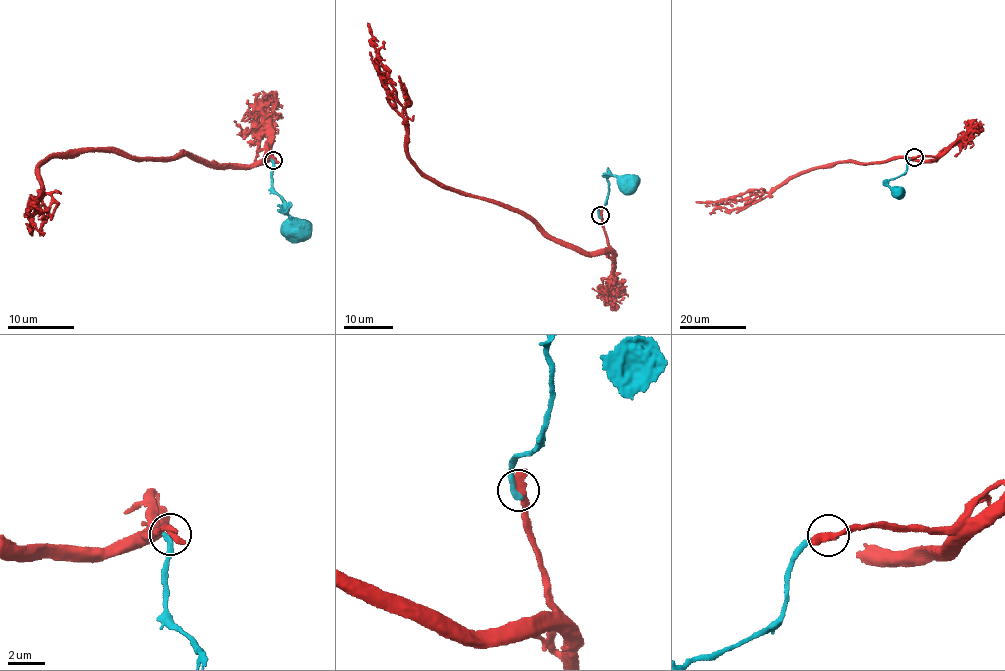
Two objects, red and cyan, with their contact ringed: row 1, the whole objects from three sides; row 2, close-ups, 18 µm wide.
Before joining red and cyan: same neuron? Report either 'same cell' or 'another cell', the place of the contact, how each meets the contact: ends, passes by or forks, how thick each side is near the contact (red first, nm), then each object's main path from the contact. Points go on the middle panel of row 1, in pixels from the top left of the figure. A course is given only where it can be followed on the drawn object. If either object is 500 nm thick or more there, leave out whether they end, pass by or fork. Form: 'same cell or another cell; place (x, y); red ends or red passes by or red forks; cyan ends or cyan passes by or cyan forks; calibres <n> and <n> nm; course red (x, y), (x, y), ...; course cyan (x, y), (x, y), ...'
another cell; place (600, 215); calibres 500 and 320 nm; course red (600, 215), (608, 246), (575, 250), (546, 237), (522, 214), (421, 176), (367, 22); course cyan (599, 215), (598, 207), (605, 205), (609, 190), (609, 176), (629, 183)

